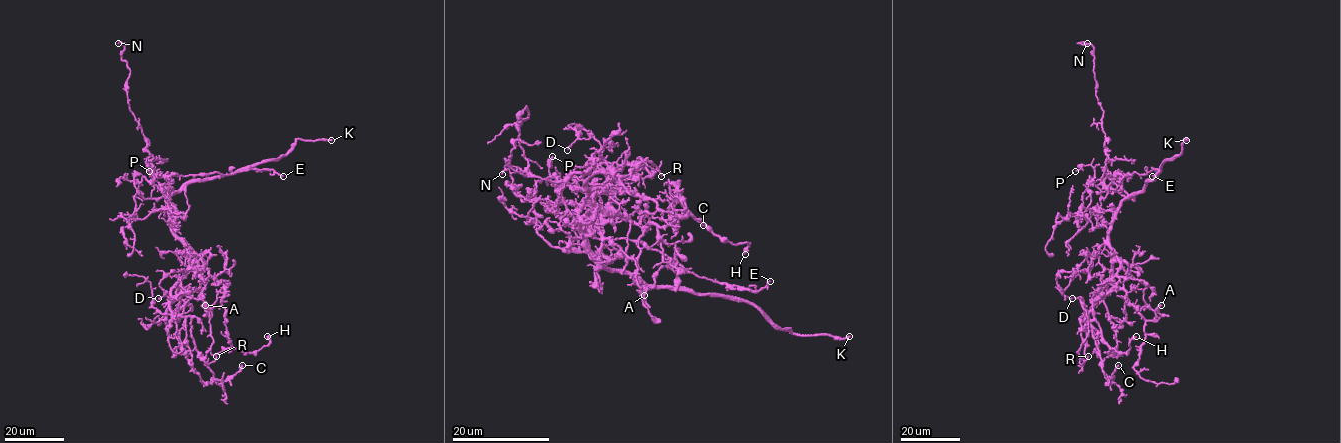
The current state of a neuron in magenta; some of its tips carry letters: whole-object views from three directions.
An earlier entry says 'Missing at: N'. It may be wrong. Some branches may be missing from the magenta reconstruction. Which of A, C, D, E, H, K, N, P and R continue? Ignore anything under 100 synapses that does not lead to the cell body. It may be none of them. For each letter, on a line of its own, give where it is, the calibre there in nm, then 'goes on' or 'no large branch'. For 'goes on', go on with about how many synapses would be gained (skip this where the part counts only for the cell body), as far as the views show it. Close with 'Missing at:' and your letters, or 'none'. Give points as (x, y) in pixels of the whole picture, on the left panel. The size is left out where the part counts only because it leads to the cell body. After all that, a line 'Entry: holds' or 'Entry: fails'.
A: (205, 305) | 130 nm | no large branch
C: (242, 365) | 240 nm | no large branch
D: (158, 298) | 130 nm | no large branch
E: (283, 176) | 170 nm | no large branch
H: (267, 336) | 400 nm | no large branch
K: (331, 140) | 200 nm | goes on | 250 syn
N: (118, 43) | 120 nm | no large branch
P: (149, 171) | 130 nm | no large branch
R: (216, 356) | 90 nm | no large branch
Missing at: K
Entry: fails

